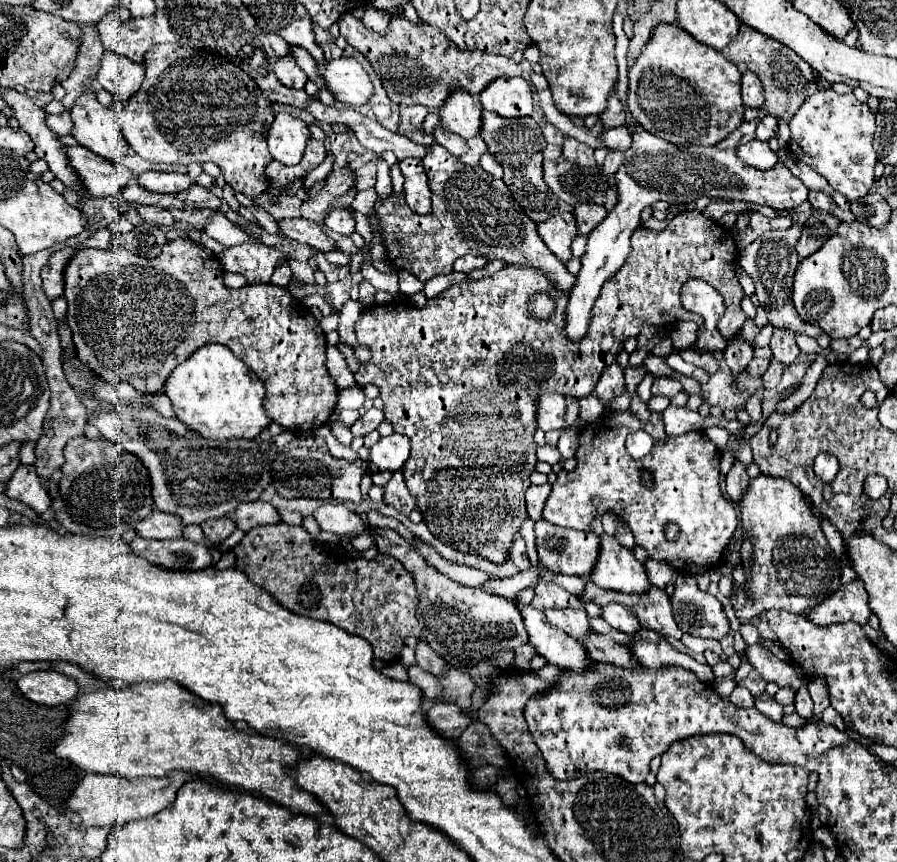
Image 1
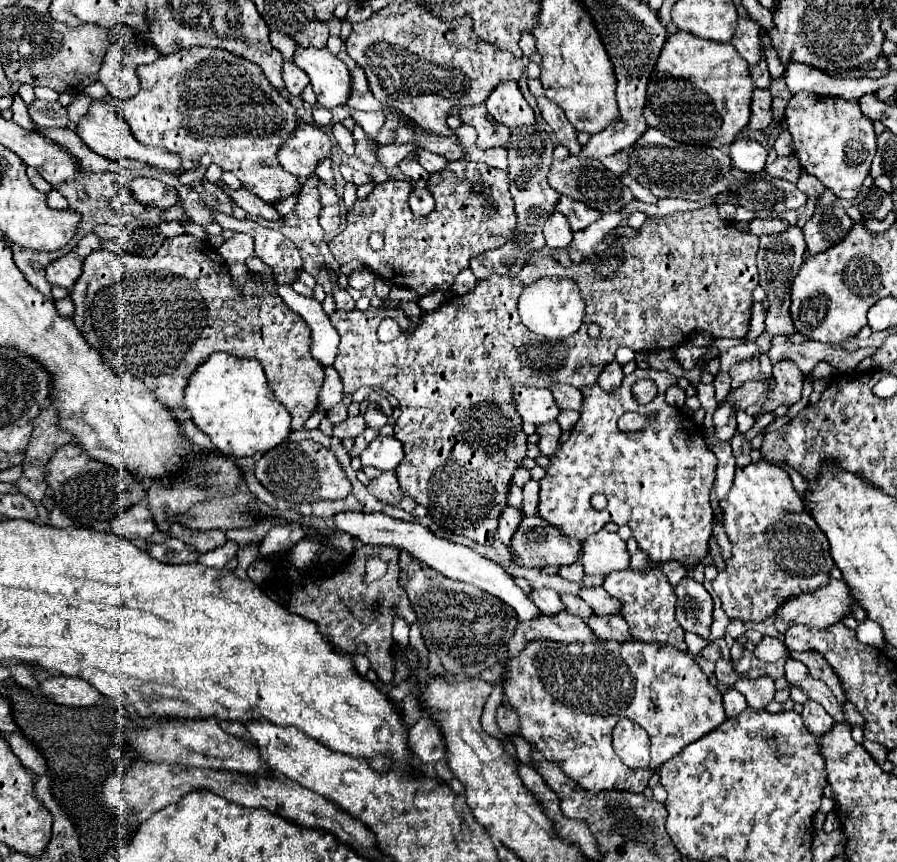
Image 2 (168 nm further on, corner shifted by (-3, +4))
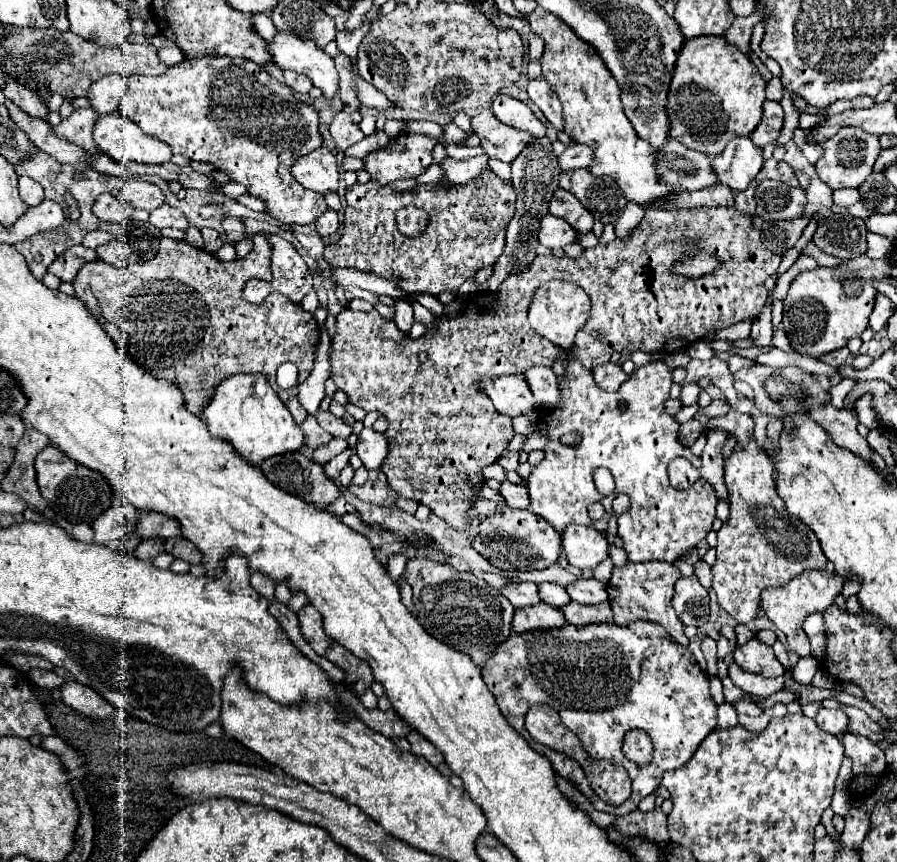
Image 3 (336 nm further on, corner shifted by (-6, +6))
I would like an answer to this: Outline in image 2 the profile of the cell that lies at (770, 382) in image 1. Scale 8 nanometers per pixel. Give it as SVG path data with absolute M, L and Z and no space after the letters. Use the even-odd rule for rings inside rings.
M750 380L750 382L744 382L740 388L730 390L730 394L726 396L726 400L734 402L738 406L738 410L746 410L748 406L756 404L756 400L760 398L760 394L766 394L766 390L768 390L766 382L762 382L762 380Z

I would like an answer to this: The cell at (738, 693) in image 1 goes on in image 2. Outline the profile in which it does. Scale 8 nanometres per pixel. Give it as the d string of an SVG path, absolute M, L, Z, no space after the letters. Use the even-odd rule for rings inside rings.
M728 690L724 694L724 708L726 708L726 714L728 718L734 718L738 716L742 710L746 710L746 698L738 692L738 690Z

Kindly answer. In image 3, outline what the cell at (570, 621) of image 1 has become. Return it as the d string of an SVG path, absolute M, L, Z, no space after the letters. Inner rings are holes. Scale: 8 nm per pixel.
M517 582L517 584L505 584L501 588L501 594L515 606L515 608L523 608L523 606L533 606L539 604L539 594L537 594L537 586L533 582Z

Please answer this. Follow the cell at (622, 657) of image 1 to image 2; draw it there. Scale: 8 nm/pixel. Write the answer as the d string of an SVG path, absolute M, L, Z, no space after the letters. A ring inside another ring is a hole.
M560 612L554 618L542 616L540 620L534 620L530 624L526 622L518 624L518 632L514 632L514 636L510 638L504 660L518 656L532 640L556 640L572 644L572 642L594 642L598 640L598 636L590 630L590 626L582 618L570 612Z

